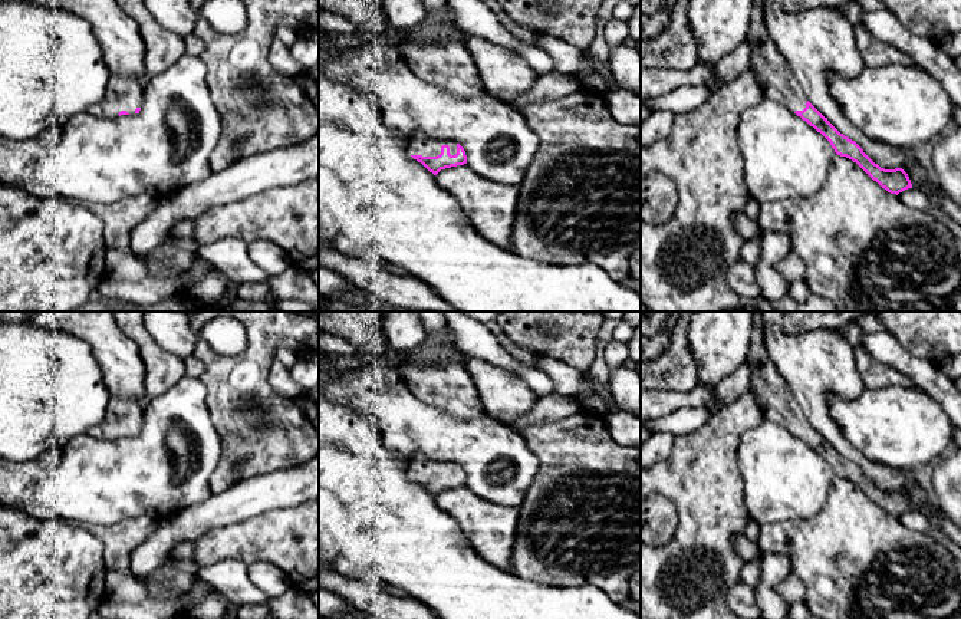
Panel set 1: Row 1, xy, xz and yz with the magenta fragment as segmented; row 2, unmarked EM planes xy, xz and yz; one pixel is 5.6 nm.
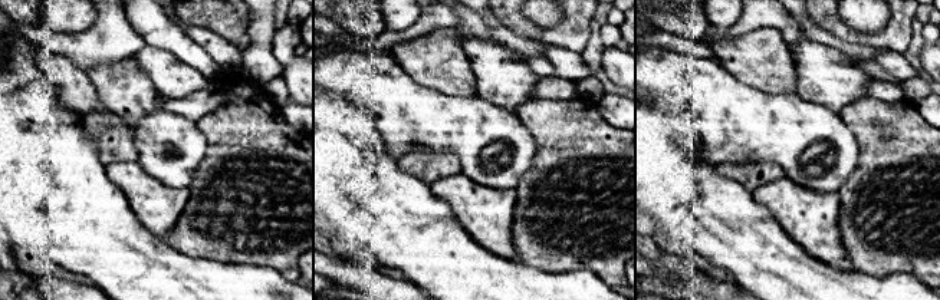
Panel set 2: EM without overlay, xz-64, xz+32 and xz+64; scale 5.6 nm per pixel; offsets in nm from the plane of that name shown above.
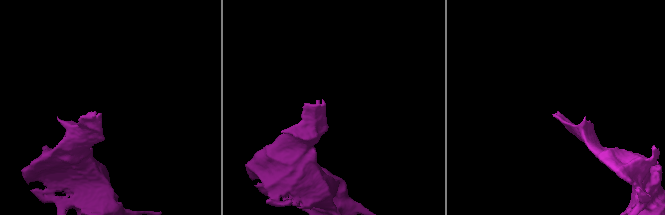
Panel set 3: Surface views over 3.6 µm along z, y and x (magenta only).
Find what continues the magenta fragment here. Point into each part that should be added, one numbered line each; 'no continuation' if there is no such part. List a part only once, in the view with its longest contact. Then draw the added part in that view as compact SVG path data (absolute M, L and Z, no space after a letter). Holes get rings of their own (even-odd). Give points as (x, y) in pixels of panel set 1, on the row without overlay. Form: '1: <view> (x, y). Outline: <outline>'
1: xz (421, 467). Outline: M417 457L409 467L409 474L412 477L422 477L422 478L437 478L441 475L441 468L448 467L450 468L450 475L455 477L457 475L457 464L451 462L437 462L427 460L424 457Z

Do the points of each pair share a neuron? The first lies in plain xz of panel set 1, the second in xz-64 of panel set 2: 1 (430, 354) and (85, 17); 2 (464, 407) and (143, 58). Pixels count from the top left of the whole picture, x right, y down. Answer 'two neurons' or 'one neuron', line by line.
1: two neurons
2: two neurons

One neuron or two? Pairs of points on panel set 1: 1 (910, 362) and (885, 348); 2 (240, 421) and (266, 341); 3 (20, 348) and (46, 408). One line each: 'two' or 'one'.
1: one
2: one
3: one

